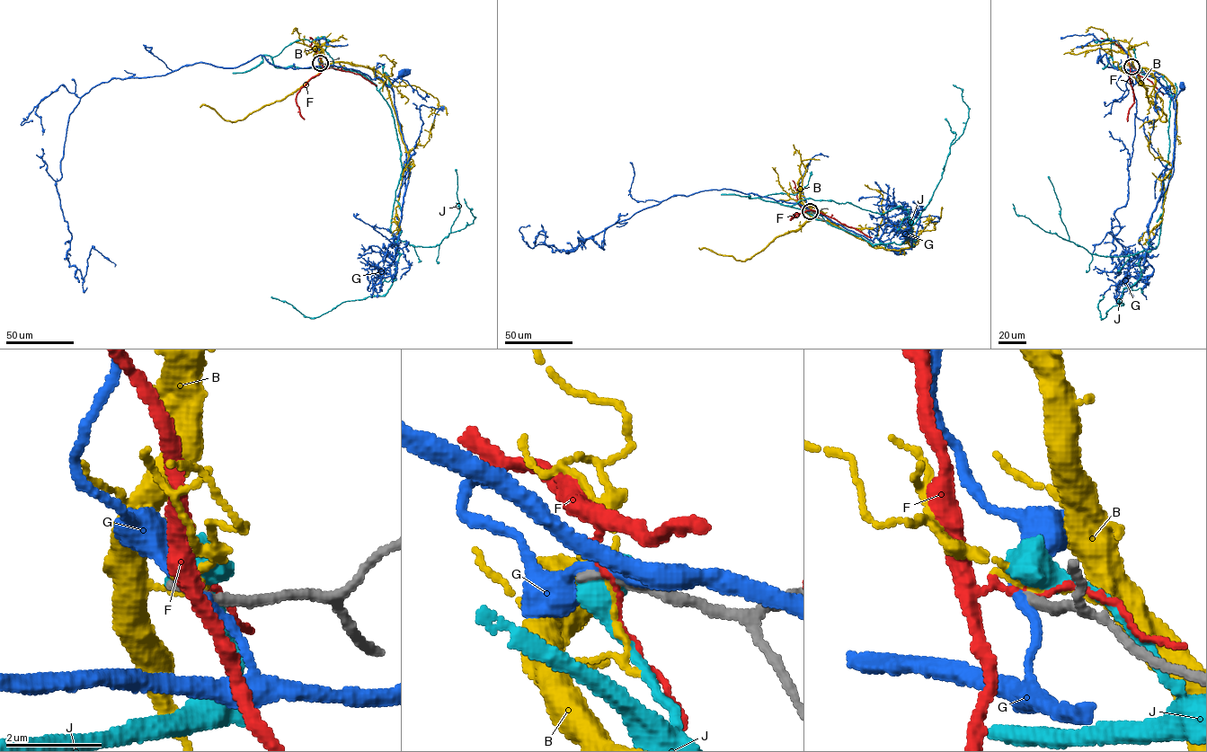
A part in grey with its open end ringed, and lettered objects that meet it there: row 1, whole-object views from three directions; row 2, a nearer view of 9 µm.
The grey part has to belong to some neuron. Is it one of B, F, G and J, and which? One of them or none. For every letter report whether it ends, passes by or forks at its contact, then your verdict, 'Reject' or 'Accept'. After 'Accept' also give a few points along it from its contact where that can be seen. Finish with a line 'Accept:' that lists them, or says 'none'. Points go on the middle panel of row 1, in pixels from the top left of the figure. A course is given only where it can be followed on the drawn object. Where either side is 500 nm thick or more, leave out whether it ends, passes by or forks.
B: It passes by. Reject
F: It passes by. Reject
G: It passes by. Reject
J: Reject
Accept: none

